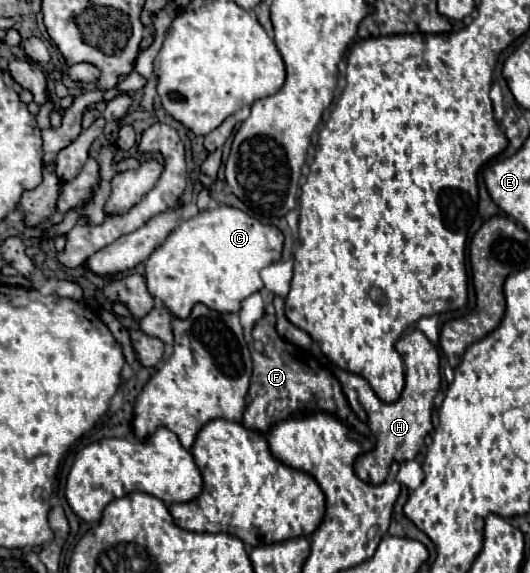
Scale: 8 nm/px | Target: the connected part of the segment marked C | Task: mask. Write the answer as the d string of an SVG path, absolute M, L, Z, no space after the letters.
M216 205L212 209L200 211L196 217L180 221L178 227L166 237L166 241L154 249L154 253L146 261L146 285L150 295L162 299L162 303L180 319L186 319L196 303L204 303L206 307L212 307L220 313L238 313L240 303L248 295L264 287L260 269L280 261L282 243L284 235L278 227L260 223L258 219L246 215L236 207Z

